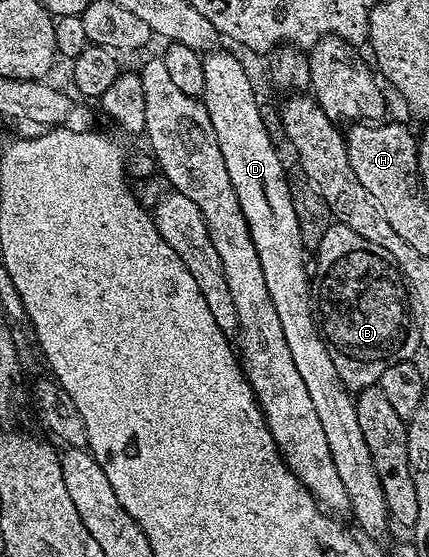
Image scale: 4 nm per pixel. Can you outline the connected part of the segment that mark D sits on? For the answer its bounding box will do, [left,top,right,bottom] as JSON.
[201,48,392,538]

